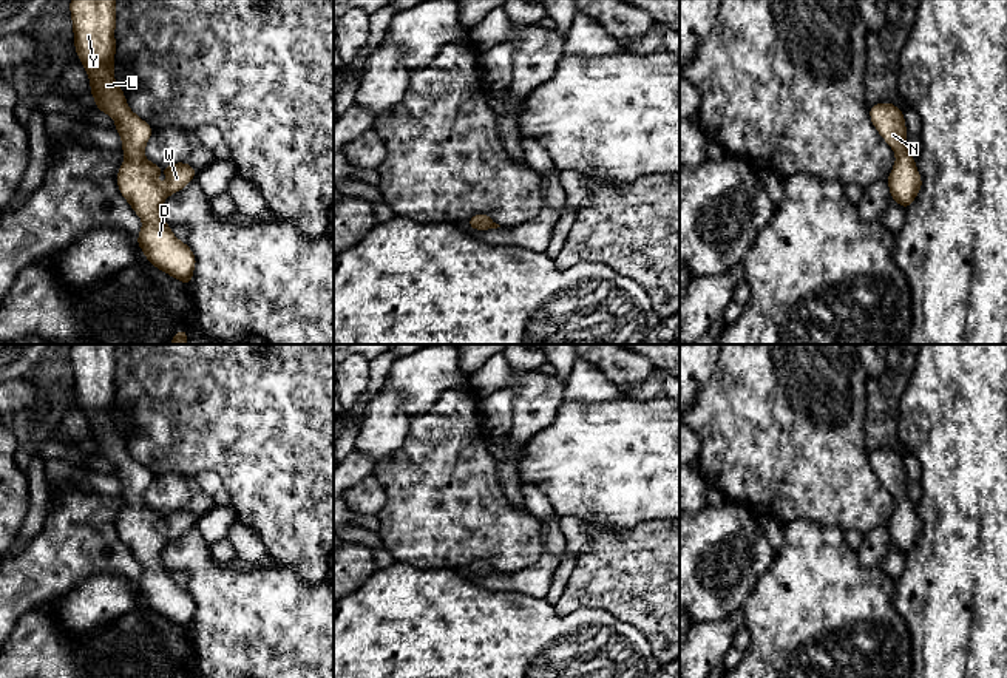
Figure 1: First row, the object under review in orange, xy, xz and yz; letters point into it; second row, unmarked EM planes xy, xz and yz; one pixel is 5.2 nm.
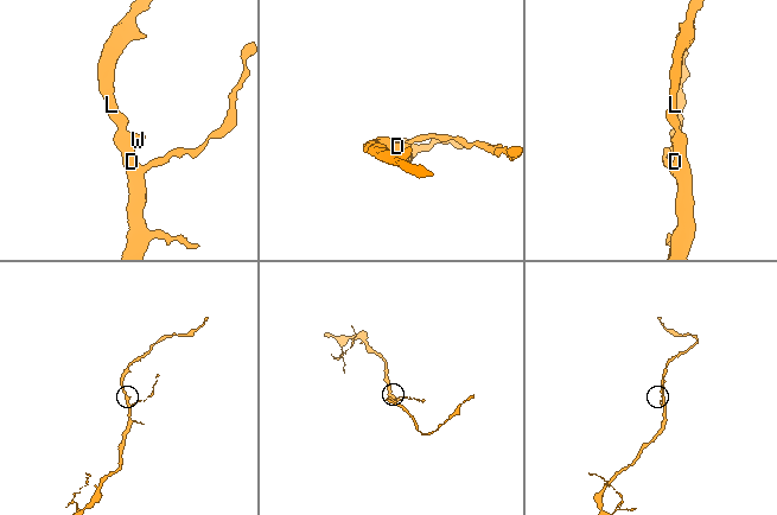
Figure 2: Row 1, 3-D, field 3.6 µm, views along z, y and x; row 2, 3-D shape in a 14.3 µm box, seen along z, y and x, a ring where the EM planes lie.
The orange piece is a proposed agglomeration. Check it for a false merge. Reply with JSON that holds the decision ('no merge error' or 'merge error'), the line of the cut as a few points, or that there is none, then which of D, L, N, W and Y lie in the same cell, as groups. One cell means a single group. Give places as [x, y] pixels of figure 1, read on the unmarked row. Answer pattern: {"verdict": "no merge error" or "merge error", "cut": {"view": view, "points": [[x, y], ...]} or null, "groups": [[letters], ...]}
{"verdict": "no merge error", "cut": null, "groups": [["D", "L", "N", "W", "Y"]]}

